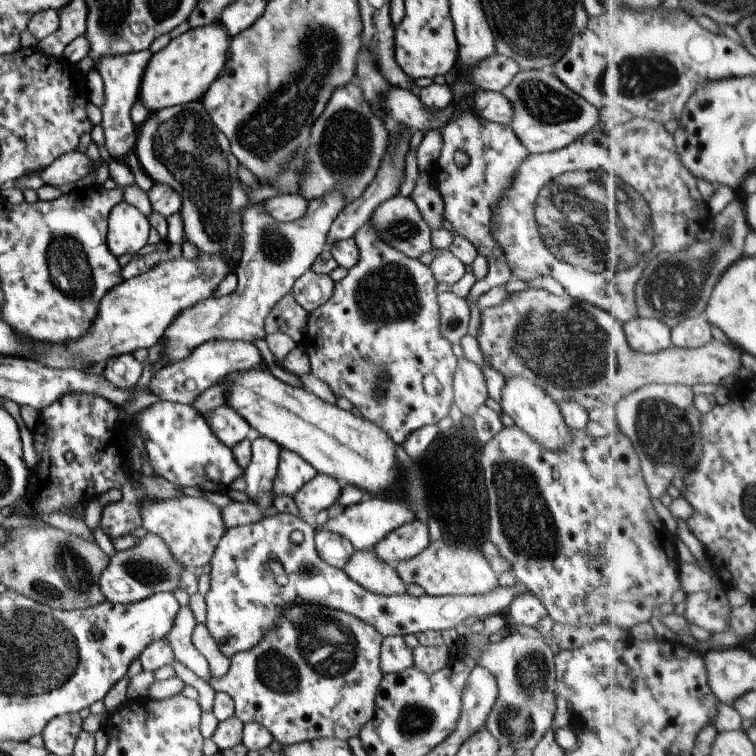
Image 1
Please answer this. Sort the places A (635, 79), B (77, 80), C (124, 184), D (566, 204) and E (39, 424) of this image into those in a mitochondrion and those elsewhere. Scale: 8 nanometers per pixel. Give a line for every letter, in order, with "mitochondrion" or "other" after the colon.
A: mitochondrion
B: other
C: other
D: mitochondrion
E: other

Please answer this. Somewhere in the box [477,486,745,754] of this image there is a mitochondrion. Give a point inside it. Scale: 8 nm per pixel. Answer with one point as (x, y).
(516, 720)

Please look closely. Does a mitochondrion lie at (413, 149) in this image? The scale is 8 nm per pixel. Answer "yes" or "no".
no

